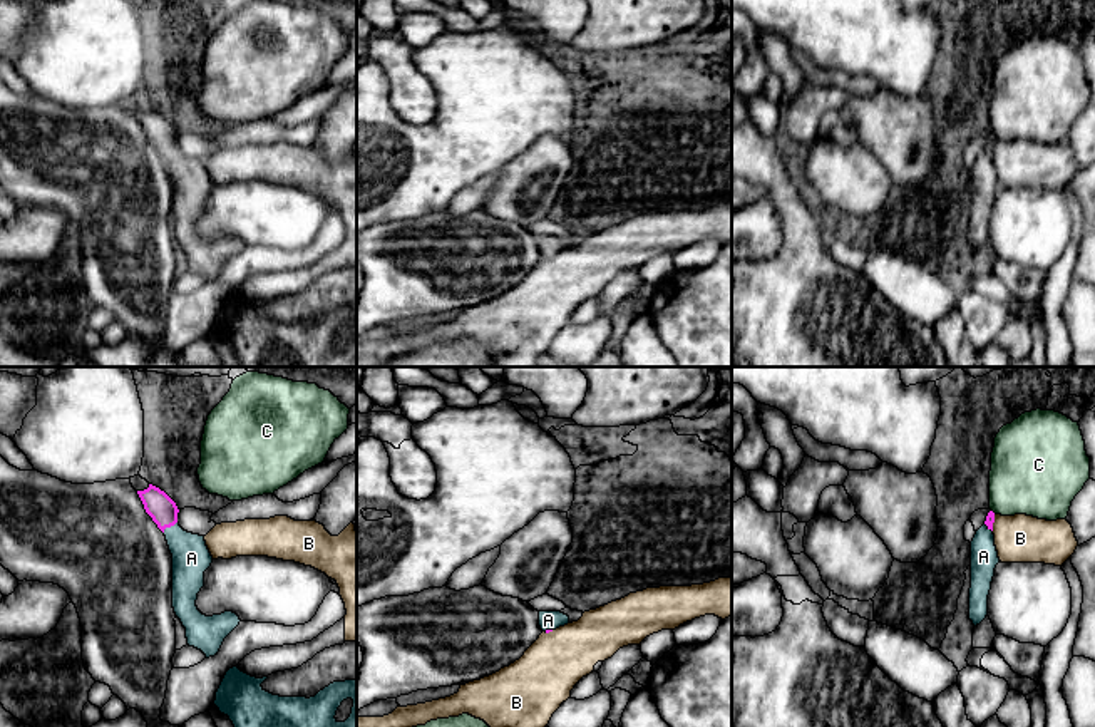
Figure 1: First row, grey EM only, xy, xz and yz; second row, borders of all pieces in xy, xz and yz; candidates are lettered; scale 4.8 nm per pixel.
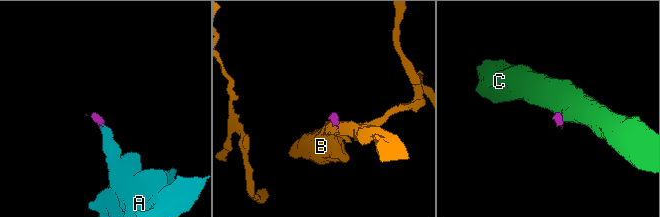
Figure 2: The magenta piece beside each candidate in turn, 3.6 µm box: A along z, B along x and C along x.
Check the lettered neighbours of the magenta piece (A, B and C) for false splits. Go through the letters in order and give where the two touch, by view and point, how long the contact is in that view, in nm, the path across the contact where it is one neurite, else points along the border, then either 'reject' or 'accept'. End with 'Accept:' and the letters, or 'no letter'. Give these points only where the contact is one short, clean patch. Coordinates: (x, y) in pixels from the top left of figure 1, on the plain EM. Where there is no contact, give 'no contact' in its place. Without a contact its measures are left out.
A: meets magenta in xy at (169, 151); contact 90 nm long; runs through xy (158, 129), (164, 136), (169, 151), (191, 183); accept
B: meets magenta in yz at (993, 146); contact 80 nm long; border along yz (995, 139), (992, 154); reject
C: no contact; reject
Accept: A

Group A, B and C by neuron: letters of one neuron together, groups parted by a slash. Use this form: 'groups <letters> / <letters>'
groups A / B / C

